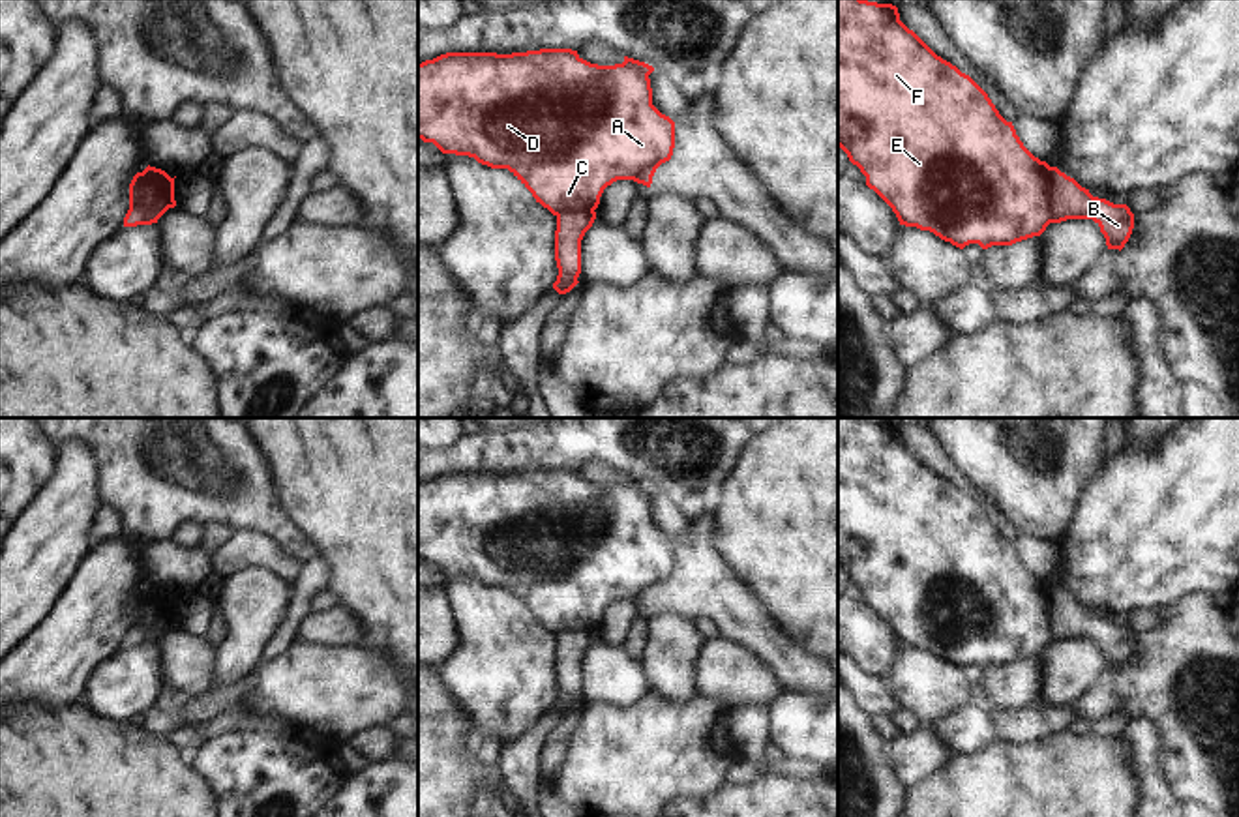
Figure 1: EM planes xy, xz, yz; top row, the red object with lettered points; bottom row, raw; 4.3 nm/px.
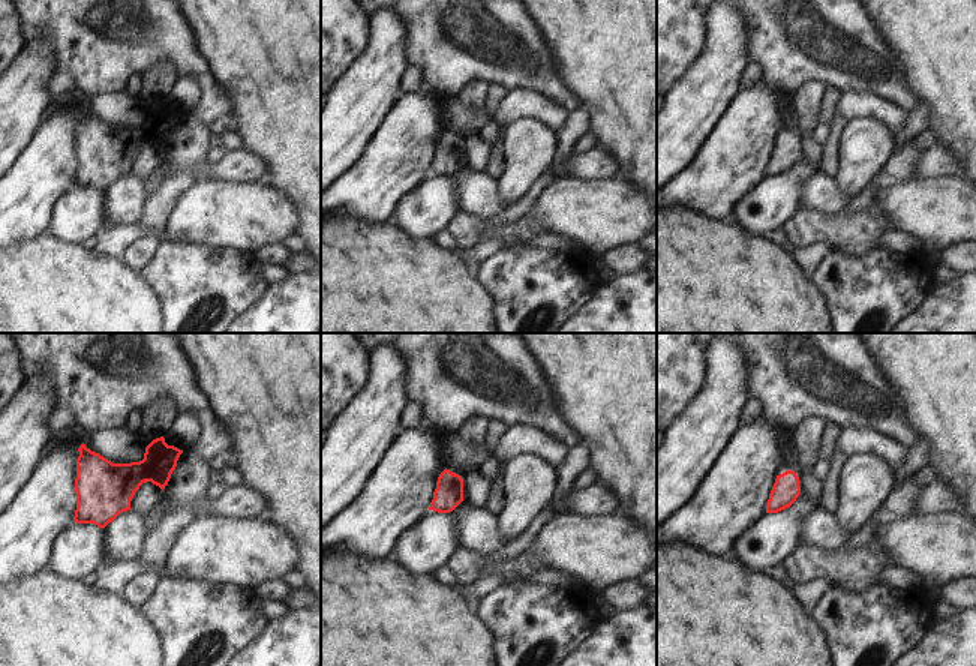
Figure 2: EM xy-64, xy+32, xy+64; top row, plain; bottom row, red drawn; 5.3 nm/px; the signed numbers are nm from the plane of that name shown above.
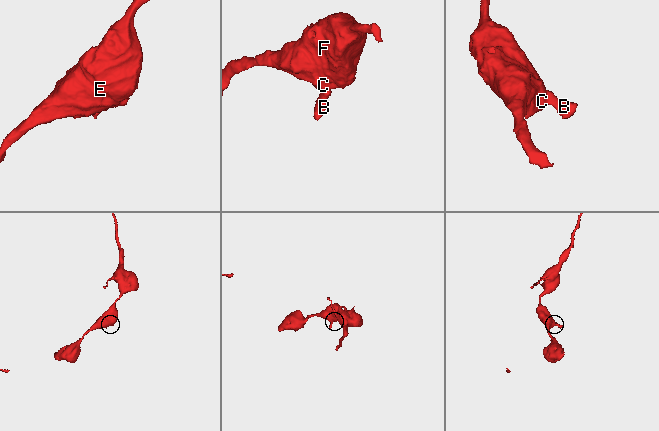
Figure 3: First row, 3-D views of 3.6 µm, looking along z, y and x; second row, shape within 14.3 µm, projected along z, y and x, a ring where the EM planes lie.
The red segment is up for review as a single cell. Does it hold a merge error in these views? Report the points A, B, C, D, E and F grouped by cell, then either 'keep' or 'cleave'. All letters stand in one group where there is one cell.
groups A C D E F / B; cleave

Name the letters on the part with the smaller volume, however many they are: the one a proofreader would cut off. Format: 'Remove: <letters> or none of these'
Remove: B

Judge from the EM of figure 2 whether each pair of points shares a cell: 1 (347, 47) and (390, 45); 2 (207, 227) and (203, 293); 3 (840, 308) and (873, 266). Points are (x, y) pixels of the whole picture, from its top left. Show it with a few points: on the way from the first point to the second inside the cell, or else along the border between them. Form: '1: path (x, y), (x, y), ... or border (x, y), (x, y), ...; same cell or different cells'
1: border (369, 18), (366, 45), (341, 74); different cells
2: border (171, 240), (240, 252); different cells
3: path (850, 297), (871, 276); same cell

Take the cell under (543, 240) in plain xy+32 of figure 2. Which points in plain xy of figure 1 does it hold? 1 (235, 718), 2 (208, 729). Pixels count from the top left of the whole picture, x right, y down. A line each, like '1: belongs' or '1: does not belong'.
1: belongs
2: belongs

